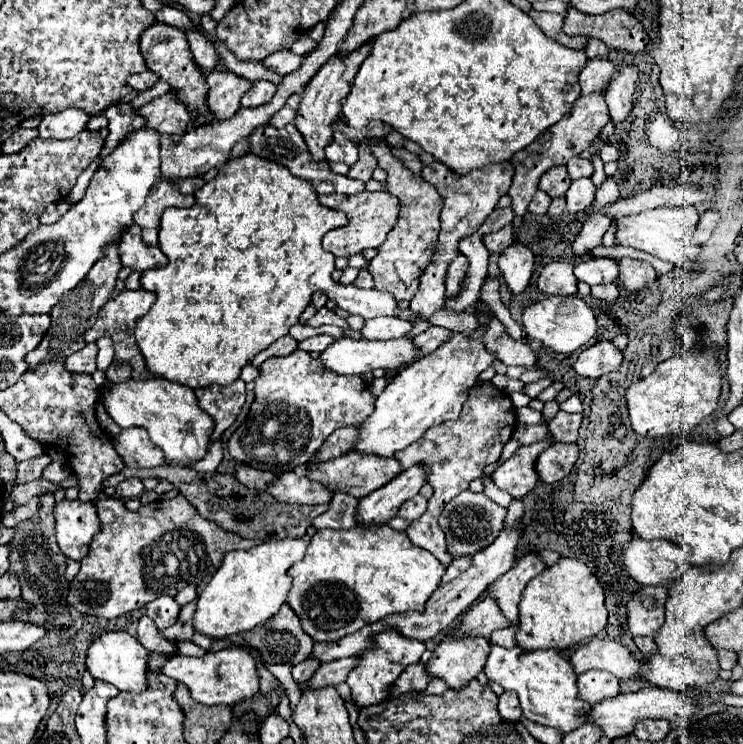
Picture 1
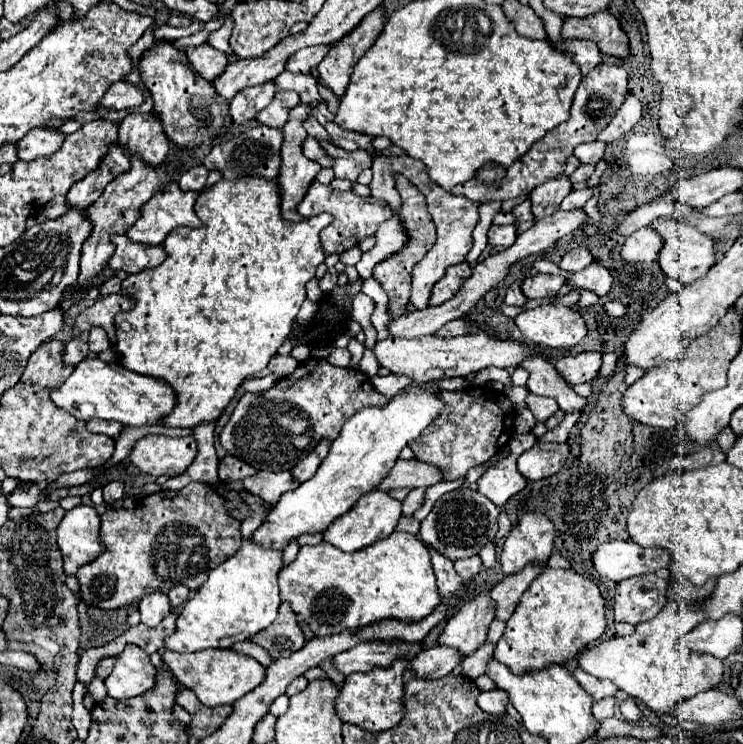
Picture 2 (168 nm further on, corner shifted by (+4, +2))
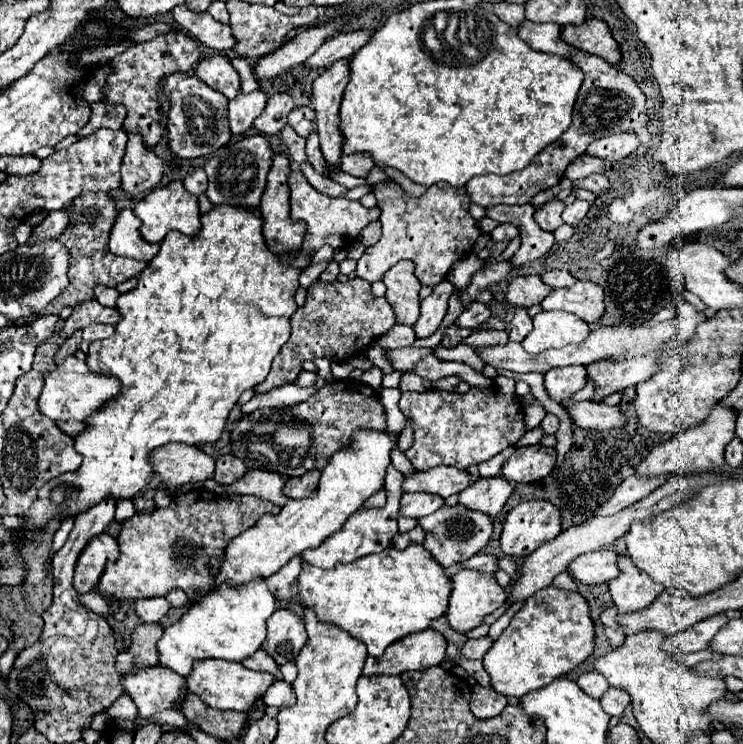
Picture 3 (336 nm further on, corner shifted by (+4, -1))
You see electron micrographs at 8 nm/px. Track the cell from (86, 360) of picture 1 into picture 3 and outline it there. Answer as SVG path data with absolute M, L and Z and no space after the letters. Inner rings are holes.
M74 333L72 337L68 337L68 339L62 343L60 351L56 353L54 361L56 361L56 363L62 363L68 355L74 355L74 353L80 349L80 343L82 343L82 333Z

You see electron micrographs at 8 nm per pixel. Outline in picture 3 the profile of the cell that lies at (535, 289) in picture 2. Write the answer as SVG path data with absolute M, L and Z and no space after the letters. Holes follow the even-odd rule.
M538 275L528 277L516 277L506 291L506 301L520 307L532 307L536 303L542 303L546 295L550 295L554 289L546 285Z

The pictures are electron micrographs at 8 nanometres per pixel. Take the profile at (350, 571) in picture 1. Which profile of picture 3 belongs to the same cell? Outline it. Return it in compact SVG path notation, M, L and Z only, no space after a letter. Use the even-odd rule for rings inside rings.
M408 545L406 549L398 551L396 547L388 547L380 553L360 557L352 563L338 563L332 569L320 569L316 565L302 565L302 571L296 581L298 597L302 603L316 613L316 617L324 623L336 625L344 629L350 637L356 637L360 643L368 647L368 655L382 655L384 649L410 635L424 631L434 617L440 617L448 609L448 597L452 591L452 581L446 569L434 561L434 557L422 545Z

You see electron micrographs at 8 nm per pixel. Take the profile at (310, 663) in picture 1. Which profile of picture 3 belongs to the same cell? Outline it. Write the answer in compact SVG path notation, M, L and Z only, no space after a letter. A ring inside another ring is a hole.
M274 681L274 685L264 693L264 703L274 707L286 707L296 703L296 695L290 683L286 681Z

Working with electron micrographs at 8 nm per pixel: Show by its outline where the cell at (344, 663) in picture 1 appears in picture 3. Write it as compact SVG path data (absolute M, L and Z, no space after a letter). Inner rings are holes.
M424 629L420 633L408 635L392 645L388 645L388 649L384 651L384 655L380 657L366 657L366 665L364 665L364 675L400 675L404 671L420 671L420 669L428 669L432 665L440 665L446 659L446 639L442 633L436 633L434 629Z

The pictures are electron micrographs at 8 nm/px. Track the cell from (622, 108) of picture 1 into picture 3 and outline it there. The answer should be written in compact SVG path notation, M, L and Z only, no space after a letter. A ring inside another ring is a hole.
M624 131L624 133L616 133L616 135L608 135L602 137L598 141L594 141L586 153L600 157L604 161L620 161L624 157L628 157L636 147L640 145L640 139L634 131Z

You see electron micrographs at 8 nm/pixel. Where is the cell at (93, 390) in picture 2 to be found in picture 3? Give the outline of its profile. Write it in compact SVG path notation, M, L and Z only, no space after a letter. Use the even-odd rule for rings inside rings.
M76 355L68 357L62 365L56 365L56 371L46 373L44 391L40 395L40 411L54 421L86 421L92 413L100 411L108 401L118 397L122 391L122 383L112 375L94 373L82 359Z

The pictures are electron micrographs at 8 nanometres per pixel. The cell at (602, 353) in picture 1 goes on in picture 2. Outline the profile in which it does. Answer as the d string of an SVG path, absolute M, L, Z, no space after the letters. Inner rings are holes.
M580 352L580 354L568 354L554 362L556 372L566 380L566 384L576 386L584 382L592 382L602 366L602 354L600 352Z

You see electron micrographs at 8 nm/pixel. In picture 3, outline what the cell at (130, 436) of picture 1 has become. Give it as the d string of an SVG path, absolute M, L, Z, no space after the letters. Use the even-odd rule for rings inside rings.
M166 443L152 453L154 473L162 477L170 491L180 489L186 483L206 481L214 473L214 459L198 447L184 443Z

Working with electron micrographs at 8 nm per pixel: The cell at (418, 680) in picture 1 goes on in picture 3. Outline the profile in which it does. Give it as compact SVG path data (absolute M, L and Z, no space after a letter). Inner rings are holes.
M490 637L468 639L468 641L464 643L464 647L460 649L460 655L462 655L464 659L482 659L490 647L492 647L492 639L490 639Z

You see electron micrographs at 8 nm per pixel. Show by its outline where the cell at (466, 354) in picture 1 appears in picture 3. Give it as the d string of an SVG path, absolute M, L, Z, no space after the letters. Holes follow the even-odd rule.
M360 427L352 433L350 443L336 451L328 465L322 471L318 487L302 499L290 499L278 515L264 515L260 521L234 537L226 549L226 561L216 577L216 585L230 581L230 583L244 583L252 581L254 577L270 577L278 569L282 569L294 555L302 553L304 549L320 545L326 537L336 533L344 527L346 519L356 513L370 495L384 487L384 477L388 465L392 463L390 455L398 445L398 435L390 431L366 429Z

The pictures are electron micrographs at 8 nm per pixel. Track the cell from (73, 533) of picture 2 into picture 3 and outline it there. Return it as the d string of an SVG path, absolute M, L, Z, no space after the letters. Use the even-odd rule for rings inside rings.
M100 533L92 537L76 561L74 589L78 593L90 593L98 583L104 565L108 561L114 561L116 557L118 557L118 545L114 537L110 537L108 533Z

